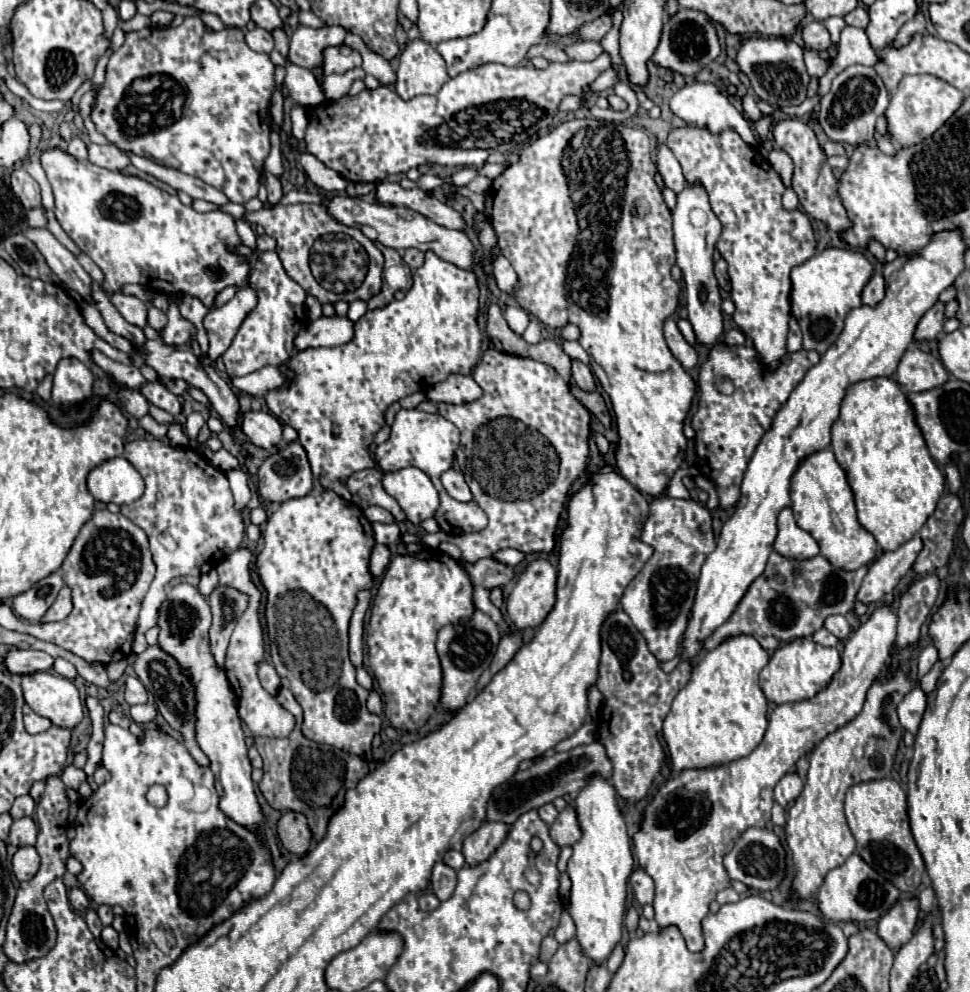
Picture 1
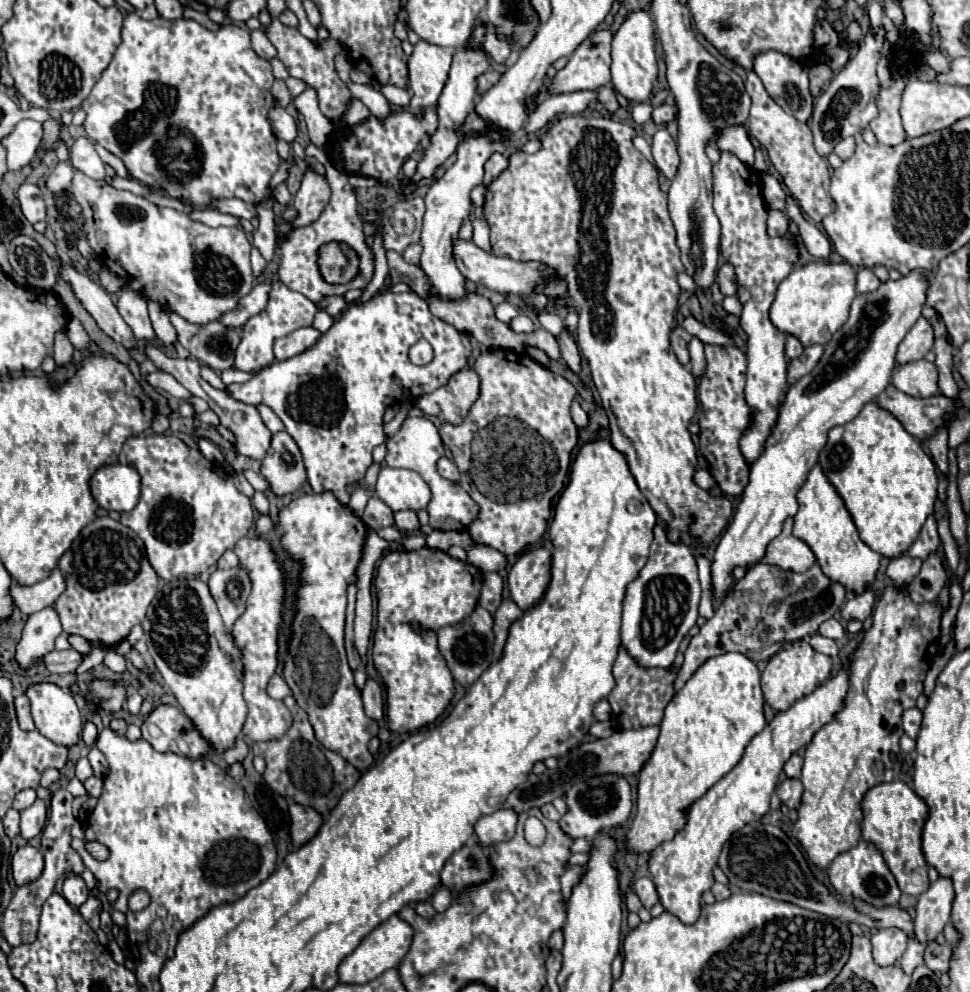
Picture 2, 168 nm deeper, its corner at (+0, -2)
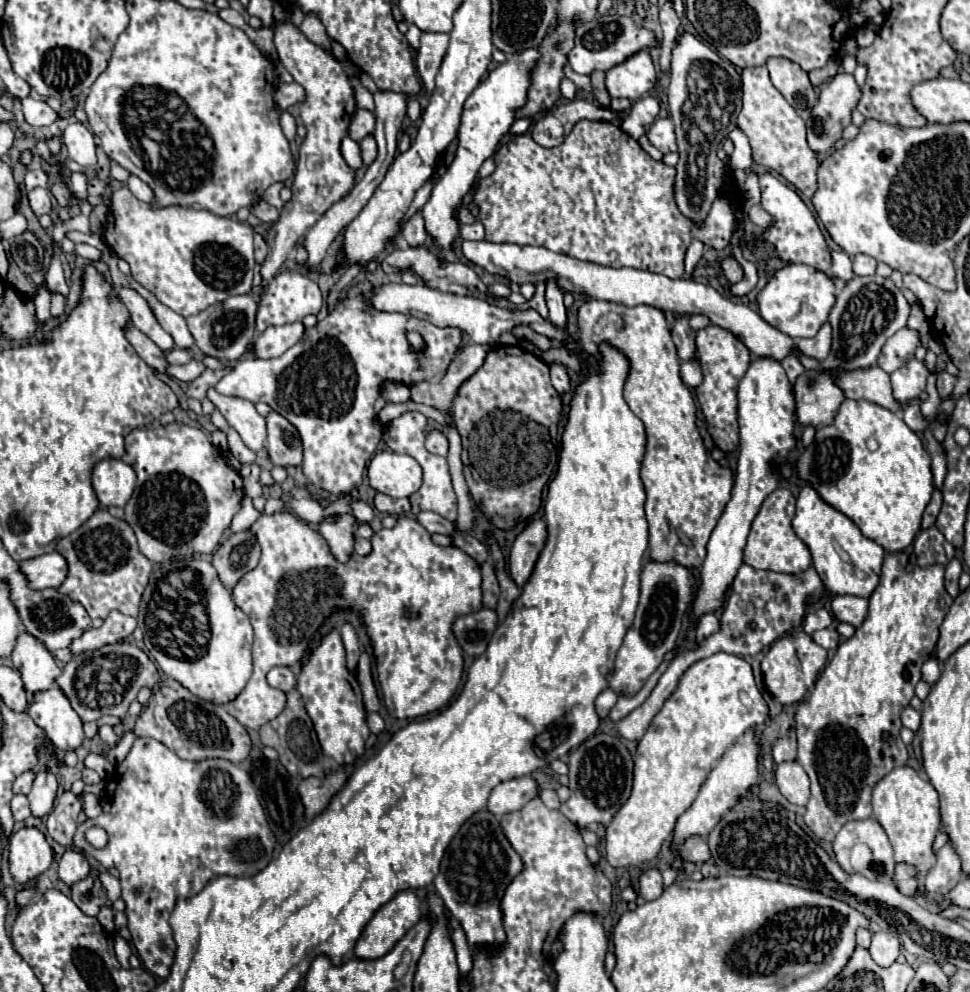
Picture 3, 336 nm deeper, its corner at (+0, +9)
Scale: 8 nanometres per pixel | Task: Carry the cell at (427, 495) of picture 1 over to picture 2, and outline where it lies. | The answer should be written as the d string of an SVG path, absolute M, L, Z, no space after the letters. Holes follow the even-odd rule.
M383 466L377 478L375 494L391 510L421 510L431 500L431 490L425 480L413 470Z

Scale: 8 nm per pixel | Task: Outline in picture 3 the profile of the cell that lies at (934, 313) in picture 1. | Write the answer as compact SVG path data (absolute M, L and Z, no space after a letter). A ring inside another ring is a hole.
M911 327L899 329L889 341L885 343L885 349L881 351L881 361L879 367L885 369L887 373L893 373L901 365L905 365L909 359L915 357L915 349L921 345L919 333Z

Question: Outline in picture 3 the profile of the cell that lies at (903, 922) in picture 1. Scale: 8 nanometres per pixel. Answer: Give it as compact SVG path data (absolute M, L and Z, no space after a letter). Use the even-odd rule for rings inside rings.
M887 931L873 933L869 953L877 965L889 967L899 957L899 949L901 949L901 943L895 933L887 933Z

